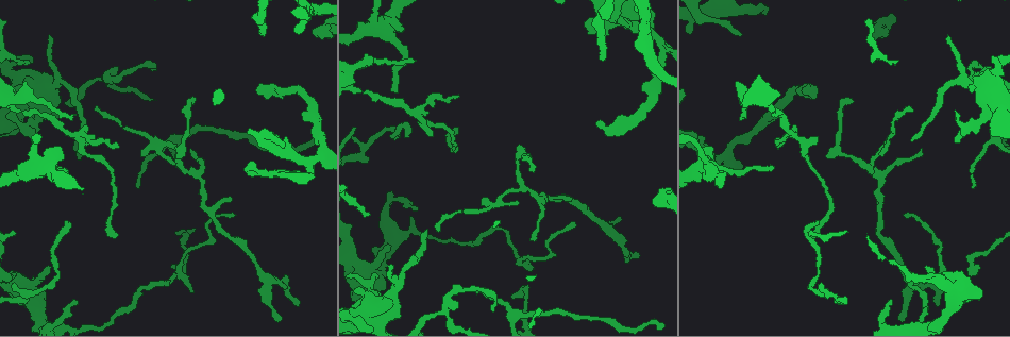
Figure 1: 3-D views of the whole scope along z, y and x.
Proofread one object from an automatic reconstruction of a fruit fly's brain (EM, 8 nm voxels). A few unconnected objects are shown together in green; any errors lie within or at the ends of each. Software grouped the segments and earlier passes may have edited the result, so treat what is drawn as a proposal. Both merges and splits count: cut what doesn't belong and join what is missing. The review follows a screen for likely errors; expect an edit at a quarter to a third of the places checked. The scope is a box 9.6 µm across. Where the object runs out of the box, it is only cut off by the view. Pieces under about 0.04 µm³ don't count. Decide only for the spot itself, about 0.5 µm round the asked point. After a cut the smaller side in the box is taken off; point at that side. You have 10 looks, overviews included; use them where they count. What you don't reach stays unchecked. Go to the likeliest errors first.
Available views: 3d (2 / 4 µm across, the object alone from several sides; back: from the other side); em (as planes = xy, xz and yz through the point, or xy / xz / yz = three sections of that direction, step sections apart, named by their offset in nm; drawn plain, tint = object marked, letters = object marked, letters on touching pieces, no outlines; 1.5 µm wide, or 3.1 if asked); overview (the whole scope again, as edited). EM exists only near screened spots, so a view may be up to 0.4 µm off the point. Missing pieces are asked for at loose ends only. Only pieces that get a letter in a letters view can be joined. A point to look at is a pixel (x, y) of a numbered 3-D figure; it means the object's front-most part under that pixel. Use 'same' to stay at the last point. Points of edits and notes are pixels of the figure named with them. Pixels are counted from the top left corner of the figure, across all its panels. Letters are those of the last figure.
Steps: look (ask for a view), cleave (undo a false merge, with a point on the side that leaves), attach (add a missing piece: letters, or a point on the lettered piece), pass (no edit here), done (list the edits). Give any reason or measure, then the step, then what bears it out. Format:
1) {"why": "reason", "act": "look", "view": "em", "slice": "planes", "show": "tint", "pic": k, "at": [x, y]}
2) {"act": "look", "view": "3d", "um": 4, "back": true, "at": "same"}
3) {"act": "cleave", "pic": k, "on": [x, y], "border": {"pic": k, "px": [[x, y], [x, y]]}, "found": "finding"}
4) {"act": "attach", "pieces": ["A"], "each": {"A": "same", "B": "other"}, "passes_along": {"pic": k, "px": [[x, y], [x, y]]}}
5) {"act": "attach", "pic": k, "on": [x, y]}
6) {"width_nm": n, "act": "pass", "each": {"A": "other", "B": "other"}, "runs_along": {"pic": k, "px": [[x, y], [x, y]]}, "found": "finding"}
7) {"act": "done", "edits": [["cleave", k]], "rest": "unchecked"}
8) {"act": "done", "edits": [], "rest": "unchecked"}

{"why": "free end", "act": "look", "view": "3d", "um": 4, "pic": 1, "at": [773, 167]}

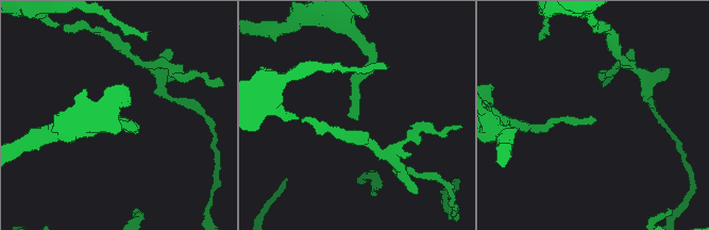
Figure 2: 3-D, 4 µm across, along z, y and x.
{"act": "look", "view": "em", "slice": "planes", "show": "letters", "pic": 2, "at": [596, 120]}

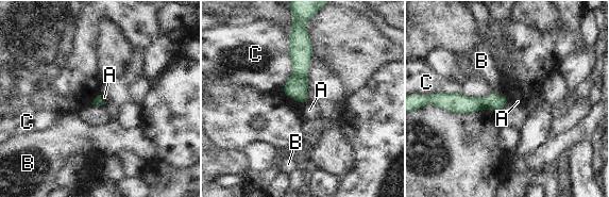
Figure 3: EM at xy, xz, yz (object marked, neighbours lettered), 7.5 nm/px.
{"act": "pass", "each": {"A": "other", "B": "other", "C": "other"}, "found": "none of them fits"}

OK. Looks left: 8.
{"why": "four arms meet", "act": "look", "view": "em", "slice": "planes", "show": "letters", "pic": 1, "at": [308, 162]}

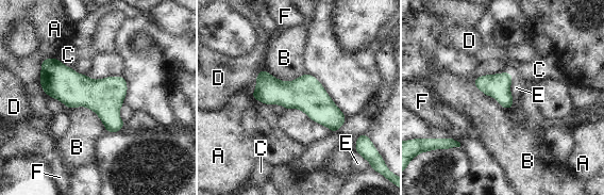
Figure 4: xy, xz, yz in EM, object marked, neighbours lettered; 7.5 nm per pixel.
{"longest_contact_nm": ["B", 340], "act": "pass", "each": {"A": "other", "B": "other", "C": "other", "D": "other", "E": "other", "F": "other"}, "runs_along": {"pic": 4, "px": [[255, 94], [306, 94], [342, 119]]}, "found": "continuous, no second neuron"}

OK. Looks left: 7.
{"why": "thin end", "act": "look", "view": "3d", "um": 2, "pic": 1, "at": [230, 198]}

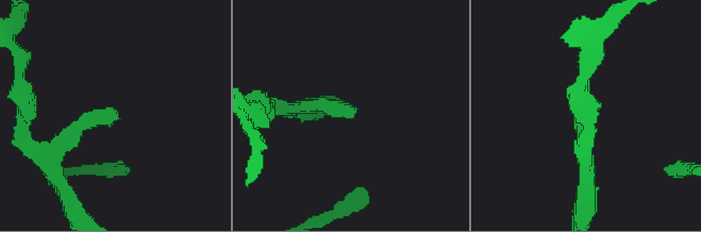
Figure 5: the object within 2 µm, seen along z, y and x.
{"act": "look", "view": "em", "slice": "planes", "show": "letters", "pic": 5, "at": [112, 114]}

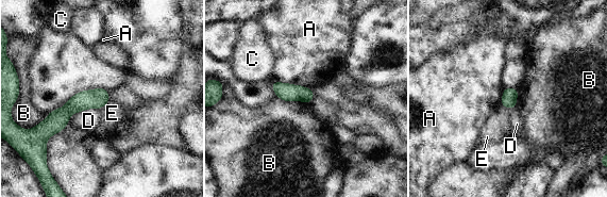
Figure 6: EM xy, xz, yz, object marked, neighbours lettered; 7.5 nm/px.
{"act": "pass", "each": {"A": "other", "B": "other", "C": "other", "D": "other", "E": "other"}, "border": {"pic": 6, "px": [[276, 97], [307, 104]]}, "found": "none of them fits"}

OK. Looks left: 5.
{"why": "free end", "act": "look", "view": "3d", "um": 2, "back": true, "pic": 1, "at": [482, 202]}

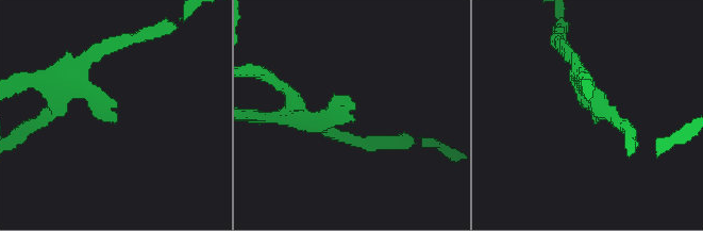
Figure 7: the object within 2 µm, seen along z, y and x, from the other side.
{"why": "now the EM", "act": "look", "view": "em", "slice": "planes", "show": "letters", "pic": 7, "at": [117, 121]}

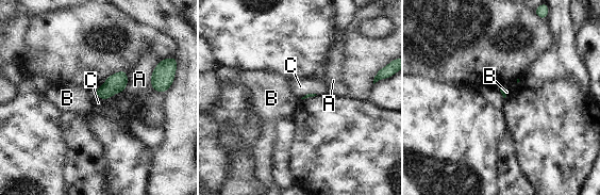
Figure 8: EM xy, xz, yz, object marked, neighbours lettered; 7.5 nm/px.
{"act": "pass", "each": {"A": "other", "B": "other", "C": "other"}, "border": {"pic": 8, "px": [[94, 90], [96, 95]]}, "found": "no lettered piece goes on from it"}

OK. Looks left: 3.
{"act": "done", "edits": [], "rest": "unchecked"}

